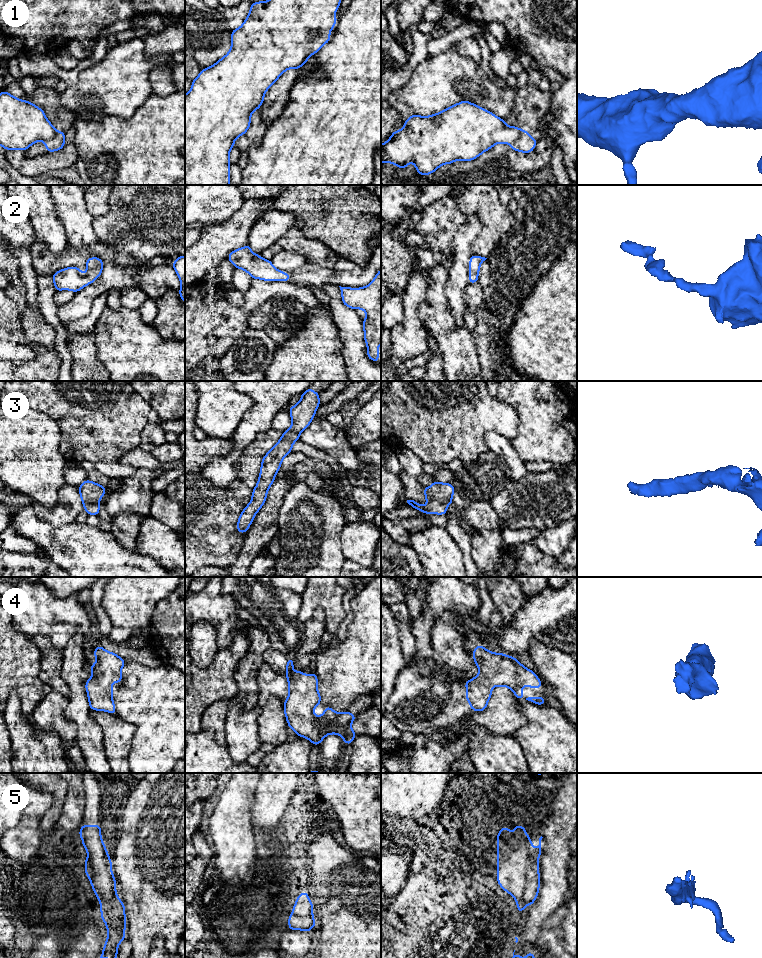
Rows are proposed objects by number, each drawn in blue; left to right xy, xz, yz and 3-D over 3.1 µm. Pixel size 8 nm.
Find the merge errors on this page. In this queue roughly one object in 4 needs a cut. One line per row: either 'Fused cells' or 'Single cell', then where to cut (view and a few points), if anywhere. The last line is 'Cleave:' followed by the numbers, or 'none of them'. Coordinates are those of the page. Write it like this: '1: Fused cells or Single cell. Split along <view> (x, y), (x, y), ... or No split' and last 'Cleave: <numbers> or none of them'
1: Fused cells. Split along xy (55, 129), (55, 134), (44, 141)
2: Single cell. No split
3: Single cell. No split
4: Single cell. No split
5: Fused cells. Split along xy (87, 857), (97, 889), (104, 896), (109, 897)
Cleave: 1, 5

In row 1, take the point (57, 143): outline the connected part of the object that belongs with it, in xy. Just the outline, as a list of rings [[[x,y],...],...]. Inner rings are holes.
[[[55,129],[55,136],[48,141],[44,141],[44,144],[46,145],[47,152],[61,150],[65,145],[65,132]]]

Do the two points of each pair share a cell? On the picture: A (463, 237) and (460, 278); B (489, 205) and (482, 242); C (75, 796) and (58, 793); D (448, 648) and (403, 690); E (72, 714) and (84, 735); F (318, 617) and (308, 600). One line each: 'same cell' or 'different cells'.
A: same cell
B: same cell
C: different cells
D: different cells
E: same cell
F: different cells

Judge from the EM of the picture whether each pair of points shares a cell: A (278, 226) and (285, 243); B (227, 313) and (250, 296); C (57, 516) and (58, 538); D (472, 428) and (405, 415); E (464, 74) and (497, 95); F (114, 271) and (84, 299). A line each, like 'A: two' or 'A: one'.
A: two
B: one
C: two
D: one
E: one
F: one

